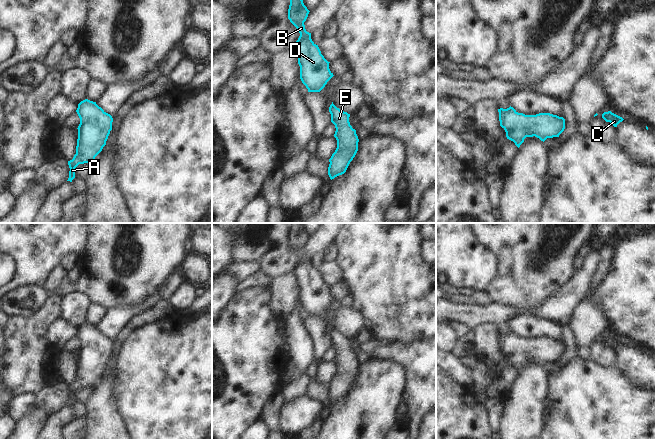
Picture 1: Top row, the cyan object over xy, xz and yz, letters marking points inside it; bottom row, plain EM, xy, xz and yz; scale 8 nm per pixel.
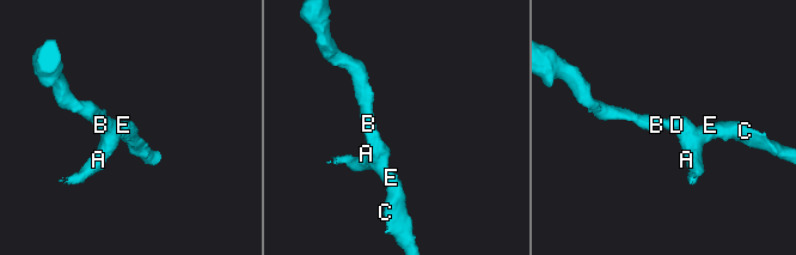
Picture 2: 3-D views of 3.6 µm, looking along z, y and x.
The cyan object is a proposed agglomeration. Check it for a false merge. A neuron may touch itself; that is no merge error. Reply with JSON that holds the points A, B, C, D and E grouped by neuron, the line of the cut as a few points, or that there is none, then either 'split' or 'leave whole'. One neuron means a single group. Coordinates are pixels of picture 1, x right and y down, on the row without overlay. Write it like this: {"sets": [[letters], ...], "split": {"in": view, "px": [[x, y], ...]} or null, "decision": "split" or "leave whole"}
{"sets": [["A", "B", "C", "D", "E"]], "split": null, "decision": "leave whole"}

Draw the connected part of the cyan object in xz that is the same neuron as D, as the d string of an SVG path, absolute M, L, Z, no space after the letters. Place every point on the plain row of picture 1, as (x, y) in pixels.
M290 223L288 243L298 253L300 260L294 274L300 290L300 303L308 316L320 316L334 300L329 293L329 287L312 263L311 257L305 253L309 234L302 223Z

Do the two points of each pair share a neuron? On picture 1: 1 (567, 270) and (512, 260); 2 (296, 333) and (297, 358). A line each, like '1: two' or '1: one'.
1: one
2: one

